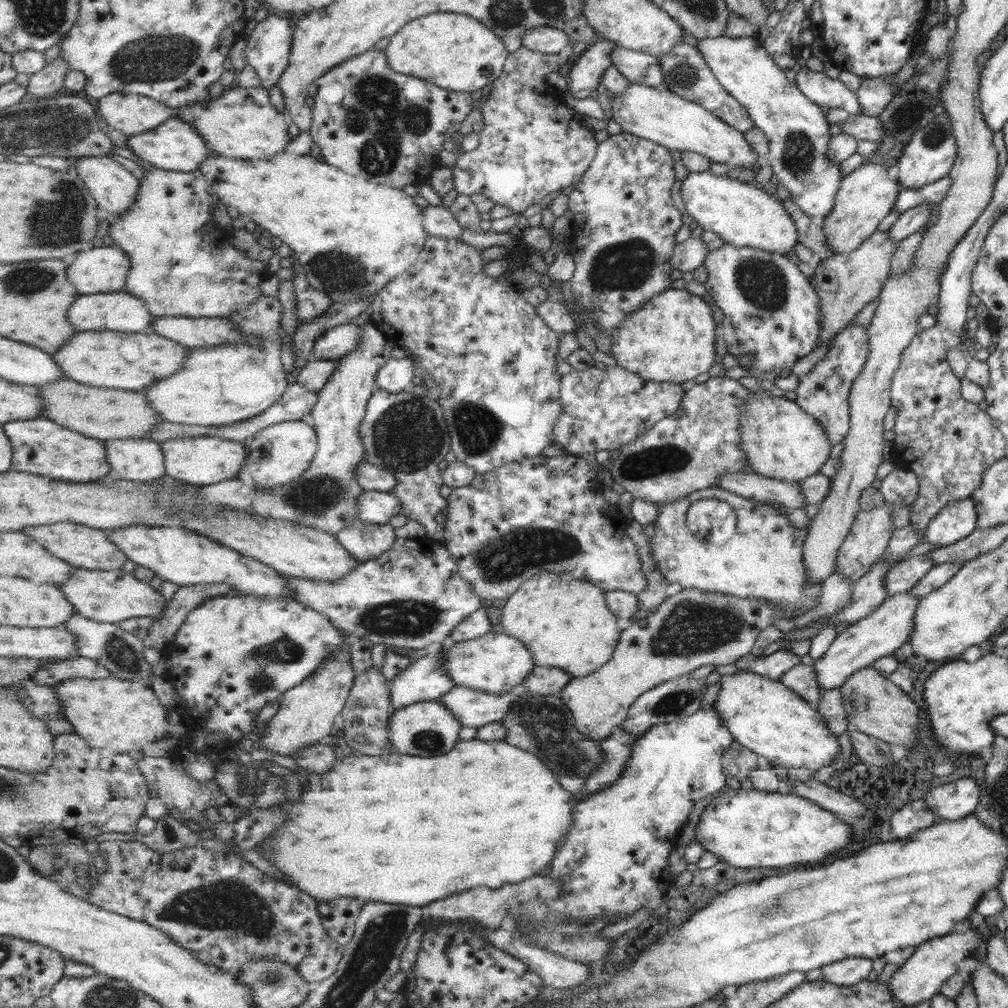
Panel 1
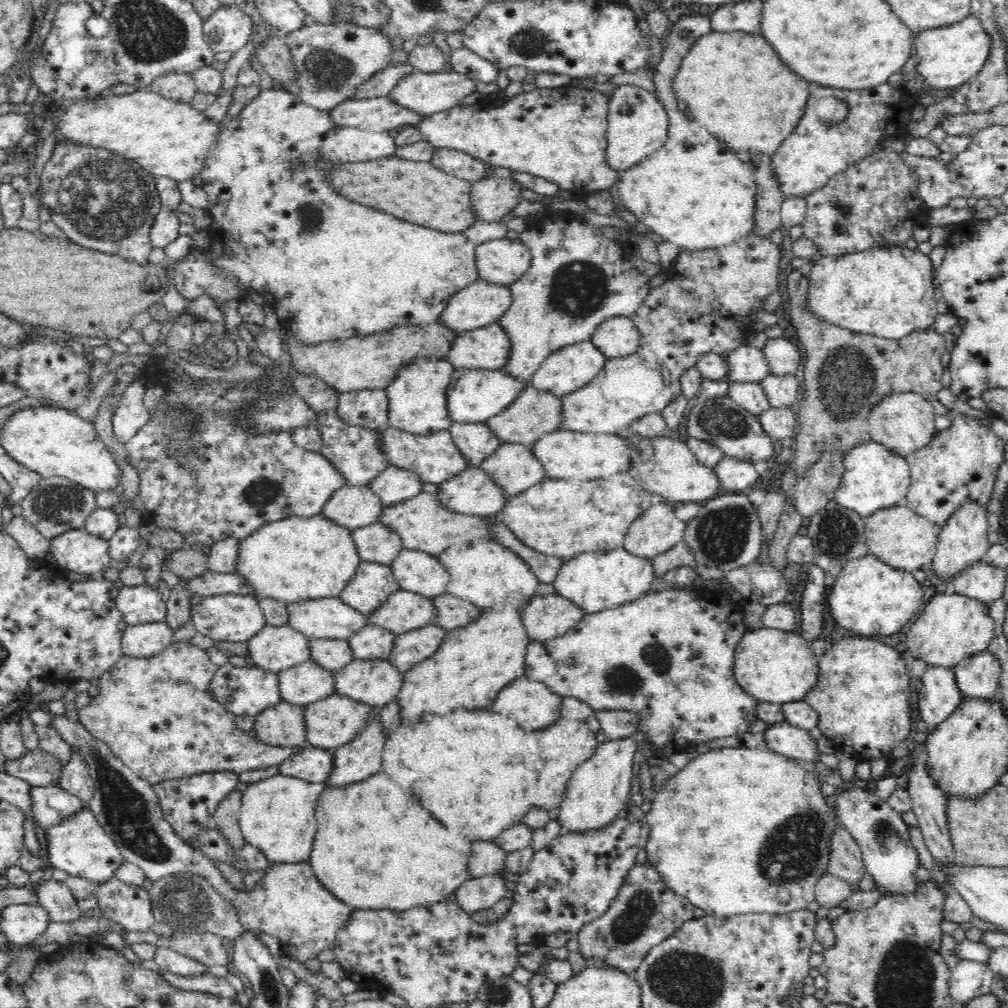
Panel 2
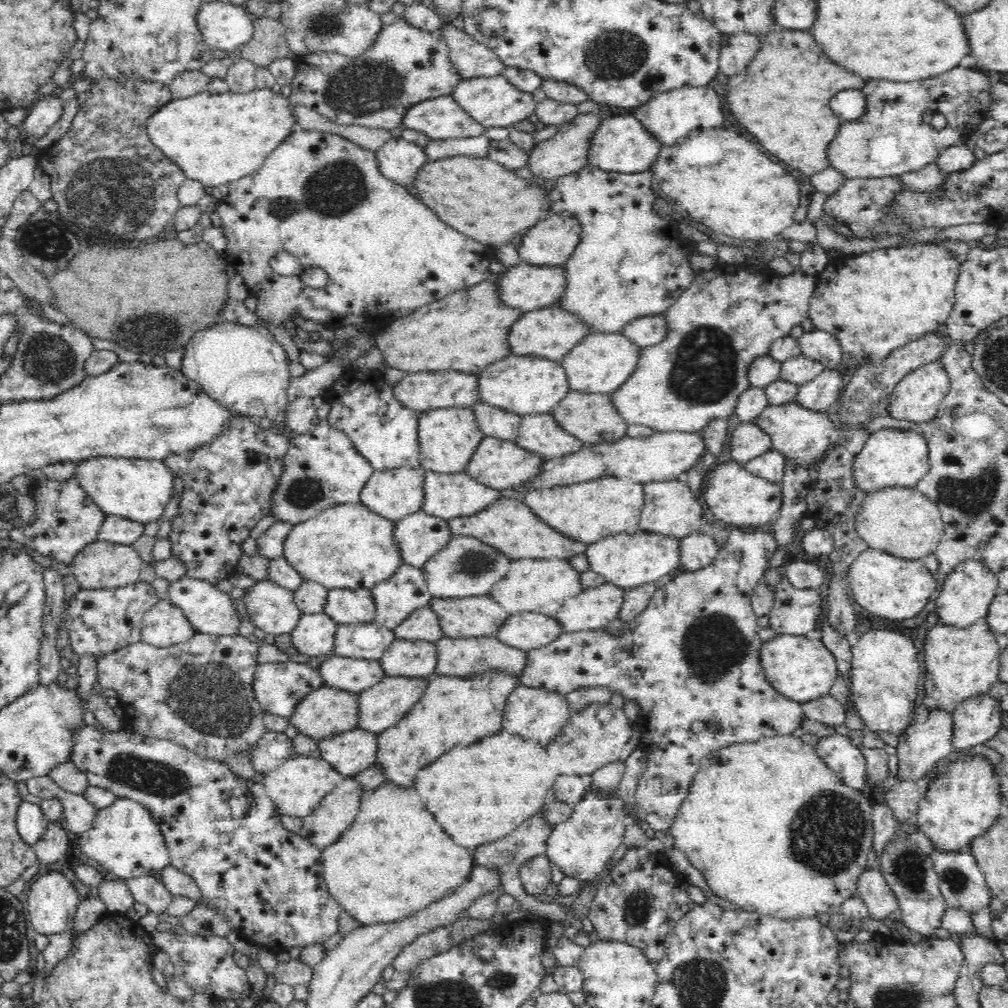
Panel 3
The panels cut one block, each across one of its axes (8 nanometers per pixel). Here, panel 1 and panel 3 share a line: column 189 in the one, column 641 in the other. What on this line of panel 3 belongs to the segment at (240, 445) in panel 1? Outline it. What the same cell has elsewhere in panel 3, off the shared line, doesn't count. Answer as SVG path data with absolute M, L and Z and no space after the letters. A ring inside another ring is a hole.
M655 432L649 437L630 438L626 435L615 443L593 445L607 466L607 475L646 485L651 481L675 480L680 472L688 472L707 453L700 432Z

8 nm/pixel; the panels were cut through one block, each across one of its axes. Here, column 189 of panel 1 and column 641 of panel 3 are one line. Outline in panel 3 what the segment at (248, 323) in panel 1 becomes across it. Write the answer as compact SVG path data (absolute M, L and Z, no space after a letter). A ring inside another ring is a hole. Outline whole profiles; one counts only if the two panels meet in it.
M717 262L710 271L697 271L693 284L682 296L676 300L672 306L664 313L668 323L668 334L666 338L654 344L654 346L641 348L640 360L638 361L636 370L633 375L622 384L618 390L611 393L611 397L618 412L624 417L629 424L643 424L649 426L657 432L700 432L705 426L708 426L714 419L727 421L732 414L735 413L736 403L739 396L751 387L748 378L748 369L750 364L759 356L768 355L772 343L777 338L784 338L790 335L790 330L809 316L809 304L814 291L816 290L816 278L807 275L800 269L794 270L792 273L780 276L777 272L770 268L762 268L761 270L750 269L748 266L725 265Z

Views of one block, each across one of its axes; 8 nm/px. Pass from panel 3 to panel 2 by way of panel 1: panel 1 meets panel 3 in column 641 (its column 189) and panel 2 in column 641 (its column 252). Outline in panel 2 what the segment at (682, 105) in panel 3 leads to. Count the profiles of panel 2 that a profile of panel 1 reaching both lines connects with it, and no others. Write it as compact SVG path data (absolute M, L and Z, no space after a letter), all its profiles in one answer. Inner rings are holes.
M617 86L609 97L606 161L618 172L657 152L669 138L670 117L658 95L636 86Z

